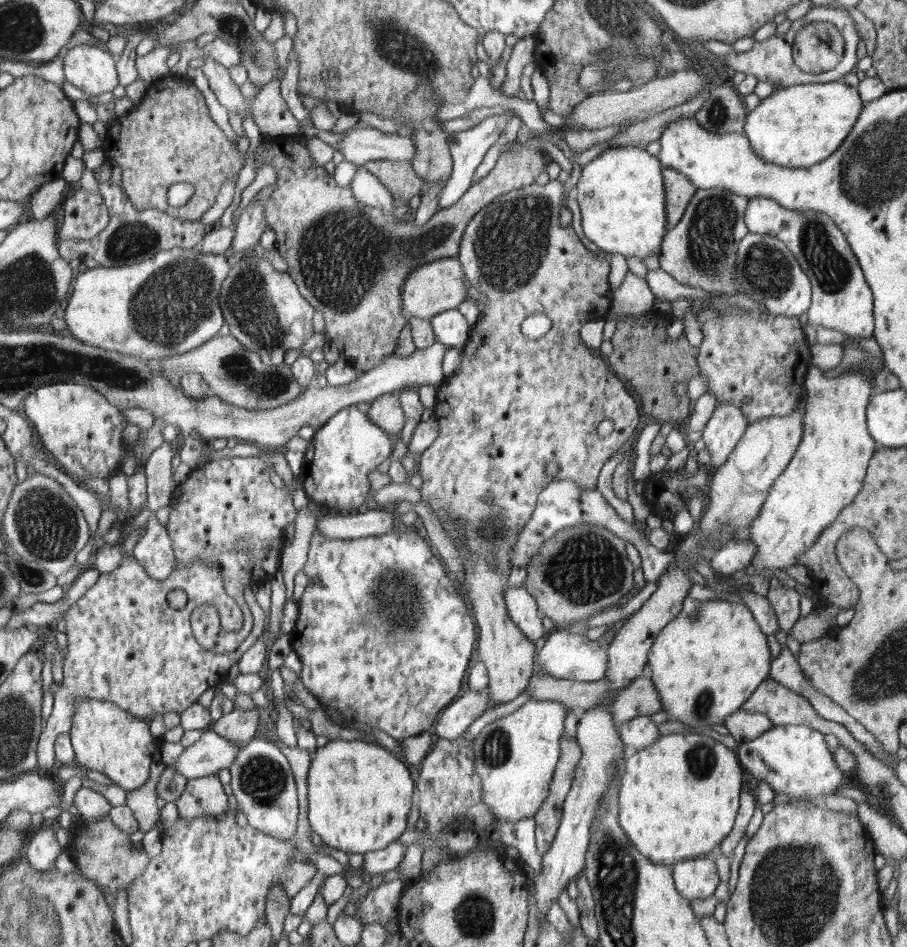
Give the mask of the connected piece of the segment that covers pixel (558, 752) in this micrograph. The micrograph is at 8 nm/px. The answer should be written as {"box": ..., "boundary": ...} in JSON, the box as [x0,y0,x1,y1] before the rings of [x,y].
{"box":[472,699,569,823],"boundary":[[[530,699],[516,712],[490,722],[473,740],[472,751],[475,757],[476,775],[480,778],[483,788],[481,800],[490,808],[497,823],[518,822],[518,820],[533,817],[536,811],[540,811],[544,799],[548,799],[552,776],[562,755],[562,746],[559,741],[563,738],[567,710],[569,707],[566,704],[556,700]]]}

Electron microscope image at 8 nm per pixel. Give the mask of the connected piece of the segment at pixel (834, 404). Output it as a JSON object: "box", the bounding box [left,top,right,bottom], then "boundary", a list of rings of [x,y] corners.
{"box":[746,365,876,577],"boundary":[[[813,365],[805,378],[806,412],[802,417],[802,440],[763,504],[763,510],[750,524],[749,538],[756,543],[756,554],[746,574],[768,577],[766,569],[796,565],[796,557],[808,549],[820,533],[832,524],[860,492],[876,441],[870,436],[866,408],[874,395],[869,375],[851,369],[834,378],[824,376]]]}

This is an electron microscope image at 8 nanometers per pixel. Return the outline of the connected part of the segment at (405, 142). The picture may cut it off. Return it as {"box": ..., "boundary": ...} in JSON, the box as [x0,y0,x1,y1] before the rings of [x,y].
{"box":[338,127,414,166],"boundary":[[[350,127],[344,139],[338,144],[338,152],[342,152],[344,161],[358,164],[358,166],[365,165],[368,161],[377,161],[382,159],[390,159],[393,161],[407,160],[412,162],[414,160],[414,140],[409,137],[400,136],[396,133],[382,132],[374,127]]]}

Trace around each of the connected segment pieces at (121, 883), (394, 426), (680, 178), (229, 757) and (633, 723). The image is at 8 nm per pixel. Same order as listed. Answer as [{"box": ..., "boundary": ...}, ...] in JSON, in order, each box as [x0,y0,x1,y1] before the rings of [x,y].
[{"box":[68,815,149,898],"boundary":[[[109,815],[76,825],[68,845],[68,853],[79,867],[78,871],[85,877],[95,881],[95,884],[109,889],[114,898],[117,897],[119,890],[128,892],[128,887],[132,885],[132,881],[140,873],[144,873],[144,869],[146,869],[145,867],[149,862],[149,856],[146,855],[146,852],[143,849],[136,850],[129,834],[122,832],[110,820]]]},{"box":[367,393,406,433],"boundary":[[[394,393],[378,396],[371,402],[367,413],[372,423],[376,423],[387,433],[399,433],[406,422],[403,406],[400,406],[400,400]]]},{"box":[664,167,697,231],"boundary":[[[669,167],[664,168],[664,188],[667,190],[667,218],[670,231],[683,218],[684,211],[687,210],[697,188],[684,173]]]},{"box":[173,729,241,780],"boundary":[[[207,729],[194,746],[184,748],[173,766],[178,775],[188,780],[218,775],[220,769],[235,763],[241,748]]]},{"box":[618,715,661,751],"boundary":[[[650,715],[638,716],[618,726],[622,744],[630,751],[640,751],[651,746],[661,735],[659,726]]]}]

